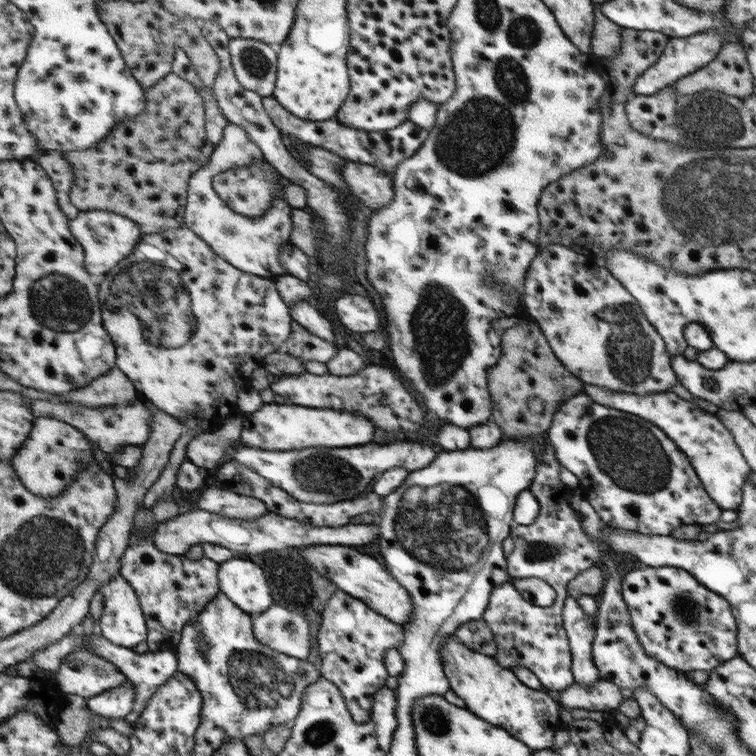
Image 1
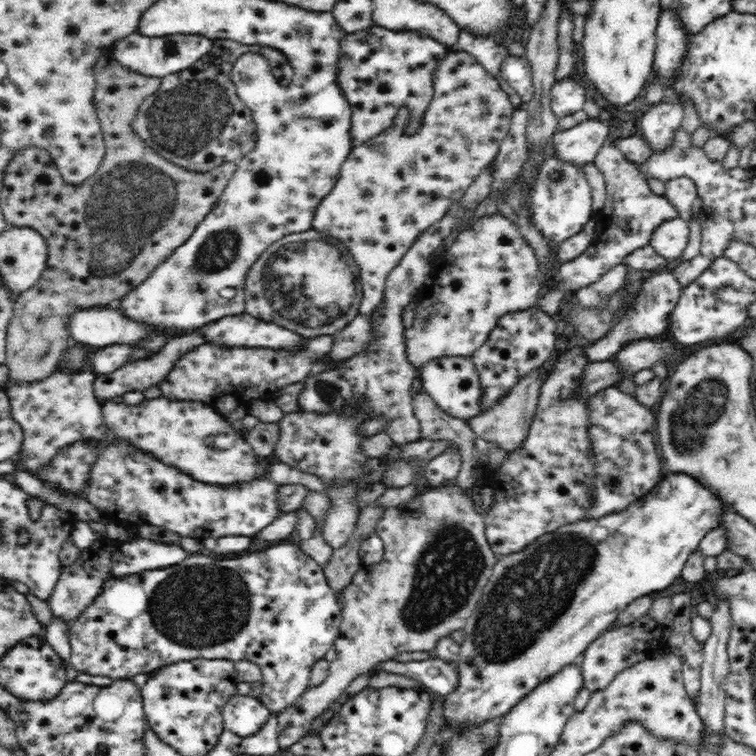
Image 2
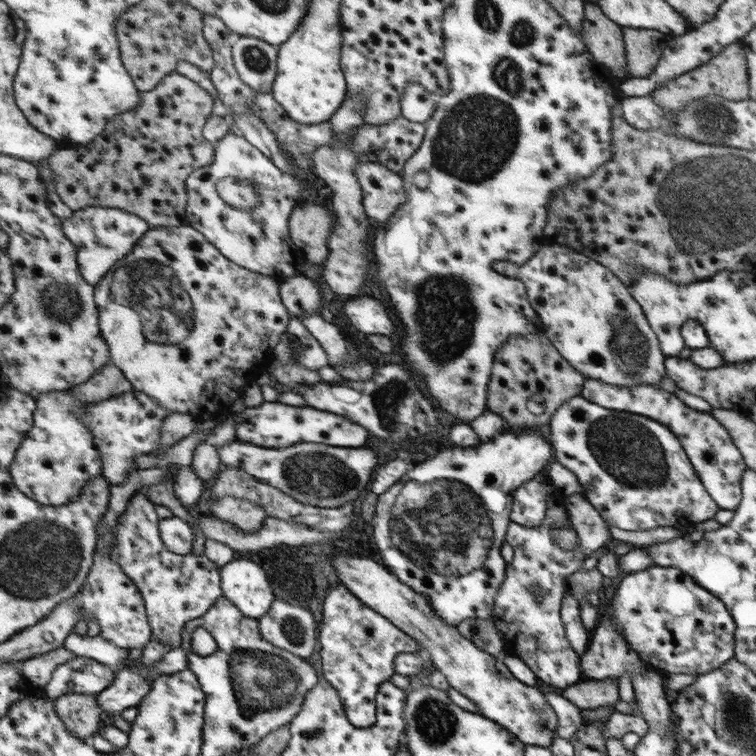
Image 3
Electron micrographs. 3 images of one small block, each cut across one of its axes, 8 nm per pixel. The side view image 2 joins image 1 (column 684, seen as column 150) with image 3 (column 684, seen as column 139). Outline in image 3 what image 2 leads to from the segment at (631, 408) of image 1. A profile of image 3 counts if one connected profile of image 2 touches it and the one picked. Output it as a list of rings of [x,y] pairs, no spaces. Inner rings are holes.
[[[585,378],[579,391],[584,399],[597,403],[608,410],[617,410],[631,414],[645,415],[646,418],[663,422],[663,426],[671,426],[671,433],[679,434],[679,442],[683,442],[683,450],[687,450],[686,457],[695,462],[695,470],[699,470],[699,478],[703,478],[703,486],[707,486],[707,493],[717,503],[719,509],[733,510],[738,508],[741,500],[741,480],[746,472],[745,462],[741,462],[741,452],[731,444],[729,432],[714,420],[709,413],[692,410],[677,396],[657,387],[656,385],[615,386]]]

